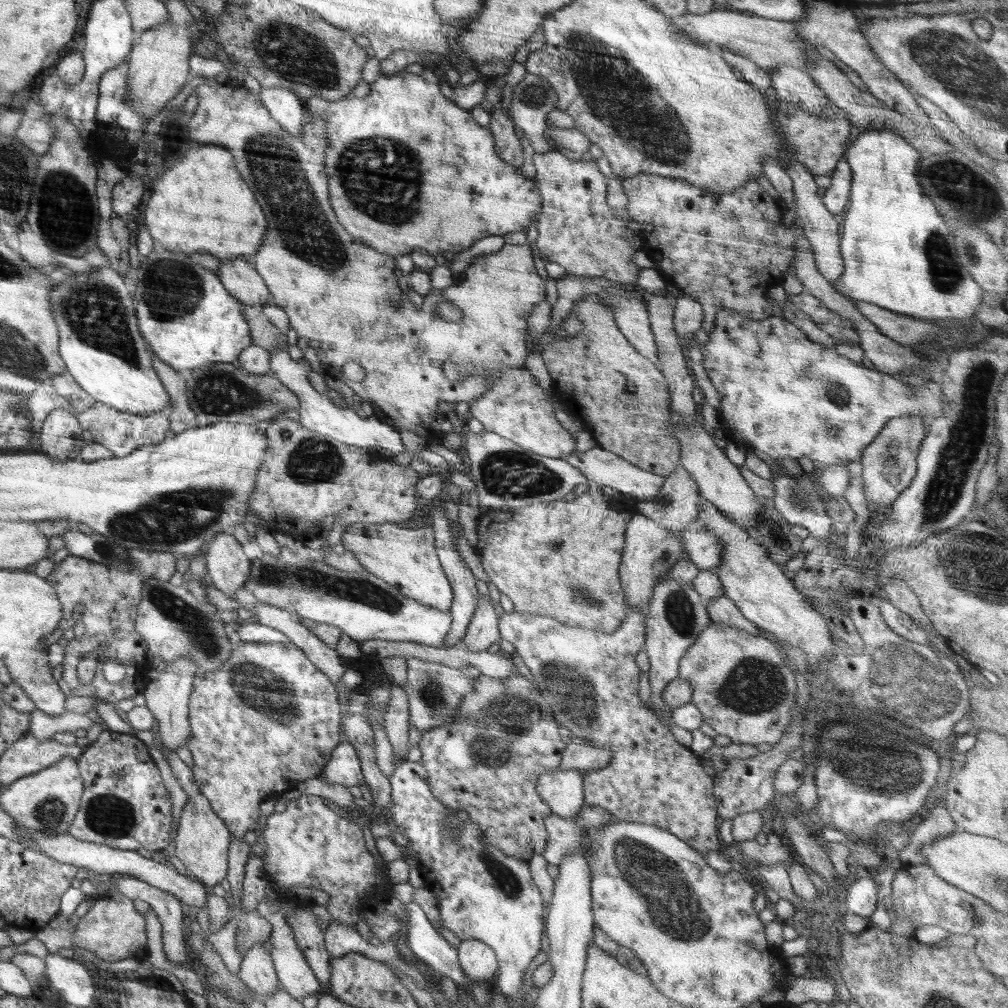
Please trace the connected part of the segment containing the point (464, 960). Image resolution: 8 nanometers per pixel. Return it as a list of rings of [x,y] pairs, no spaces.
[[[475,939],[464,940],[457,950],[460,969],[474,983],[489,983],[494,974],[499,972],[496,955],[484,942]]]

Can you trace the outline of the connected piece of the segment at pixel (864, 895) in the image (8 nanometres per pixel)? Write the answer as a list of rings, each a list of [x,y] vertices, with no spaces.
[[[862,873],[848,882],[846,894],[847,912],[858,916],[868,916],[876,910],[878,887],[869,874]]]

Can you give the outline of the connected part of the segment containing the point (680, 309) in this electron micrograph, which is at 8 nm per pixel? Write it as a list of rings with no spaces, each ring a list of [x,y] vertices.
[[[690,296],[674,299],[673,327],[682,344],[688,344],[702,326],[702,305]]]

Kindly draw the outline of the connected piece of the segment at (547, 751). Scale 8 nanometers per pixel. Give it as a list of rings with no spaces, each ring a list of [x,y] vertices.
[[[518,673],[510,674],[508,679],[481,674],[473,684],[473,691],[463,696],[453,721],[422,734],[418,744],[422,752],[419,763],[427,770],[432,794],[453,813],[466,810],[471,823],[480,827],[485,847],[499,848],[506,856],[525,863],[534,854],[543,853],[548,842],[543,820],[551,810],[537,793],[536,783],[541,774],[559,768],[565,744],[550,704],[533,683]]]

